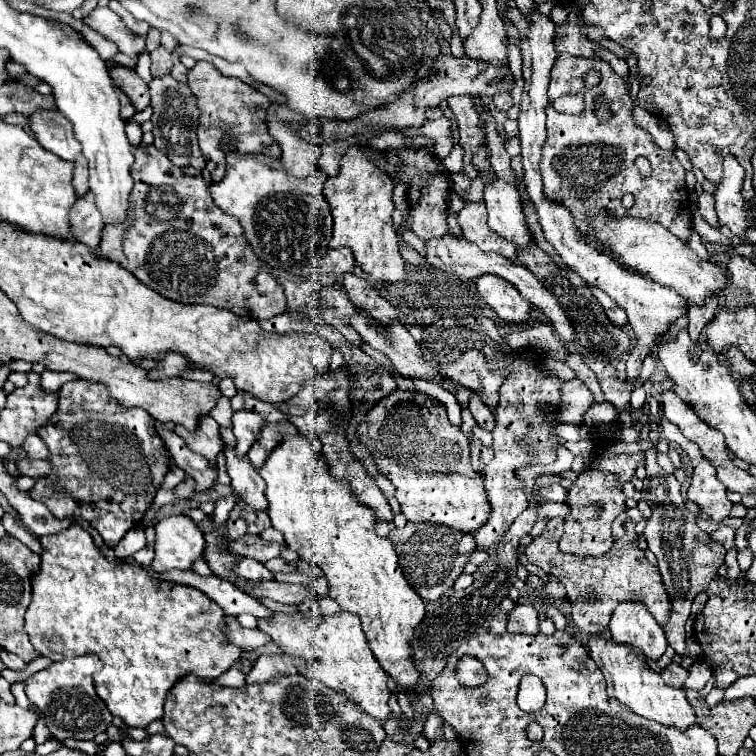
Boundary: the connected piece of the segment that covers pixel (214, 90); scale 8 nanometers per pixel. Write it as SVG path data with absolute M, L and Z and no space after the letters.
M199 61L193 69L189 69L187 75L187 85L197 97L197 107L201 111L199 115L199 127L197 127L197 139L199 147L205 157L217 163L217 169L211 173L213 181L221 181L225 173L225 153L221 147L223 137L232 137L234 143L230 149L239 153L263 153L275 159L281 157L281 148L277 141L267 133L267 123L265 123L265 111L269 107L269 97L259 93L257 89L245 85L239 79L233 77L223 77L211 63Z

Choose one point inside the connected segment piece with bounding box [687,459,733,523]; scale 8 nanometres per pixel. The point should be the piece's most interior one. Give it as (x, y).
(706, 490)

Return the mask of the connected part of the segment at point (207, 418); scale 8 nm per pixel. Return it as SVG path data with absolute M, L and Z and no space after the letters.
M203 415L199 419L199 425L195 431L187 431L187 429L183 429L183 425L177 425L175 433L185 439L185 443L189 445L191 451L207 457L211 463L215 461L215 457L223 445L223 441L219 437L219 425L215 419L211 419L211 415Z

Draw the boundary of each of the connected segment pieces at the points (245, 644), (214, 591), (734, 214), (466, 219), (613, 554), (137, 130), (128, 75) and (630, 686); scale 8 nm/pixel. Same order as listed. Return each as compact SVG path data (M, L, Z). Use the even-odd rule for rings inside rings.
M225 617L225 623L227 623L227 635L229 635L231 643L241 649L259 649L259 647L271 643L271 639L263 631L245 629L235 621L235 617Z
M147 567L147 571L157 579L167 579L167 581L189 585L189 587L195 587L195 589L203 591L209 599L219 603L221 609L225 609L227 615L239 615L239 613L251 613L255 617L269 617L271 615L271 611L267 607L263 607L255 597L249 597L247 593L241 593L235 585L231 585L229 581L223 581L215 575L201 577L195 571L179 573L177 569L175 569L175 573L159 575L159 573L153 573L153 569L149 569L149 567Z
M733 155L723 159L723 177L715 187L715 211L719 223L729 227L733 235L743 235L747 231L747 211L741 197L743 167Z
M467 201L465 207L457 213L457 219L461 225L463 237L473 241L475 245L479 245L479 249L483 249L487 253L495 251L495 253L519 263L515 245L511 245L507 239L503 239L499 233L495 233L487 227L487 211L485 211L483 203Z
M621 513L613 525L615 545L601 557L577 557L573 553L563 553L559 549L559 539L563 535L563 519L555 517L547 523L547 529L527 545L527 559L541 567L543 571L555 575L567 589L567 597L571 599L571 619L579 629L589 635L599 635L607 629L609 619L615 607L621 601L639 601L663 627L671 613L669 597L663 589L663 581L659 569L651 565L645 553L639 549L639 535L635 533L635 523L627 513Z
M135 122L127 123L125 127L125 132L128 141L133 146L138 146L142 142L143 132L141 130L140 124Z
M111 65L109 75L115 81L115 85L131 97L131 103L135 105L137 111L143 111L149 105L147 83L133 69L123 65Z
M603 635L591 637L587 641L587 647L589 647L589 655L593 657L597 667L605 675L609 697L615 697L617 701L625 703L631 711L639 713L641 717L663 723L663 725L687 729L687 727L691 727L691 723L695 723L695 713L685 697L685 689L675 689L675 687L665 685L661 675L655 673L647 665L647 659L643 657L643 653L639 653L633 647L621 645L615 639L607 639Z

